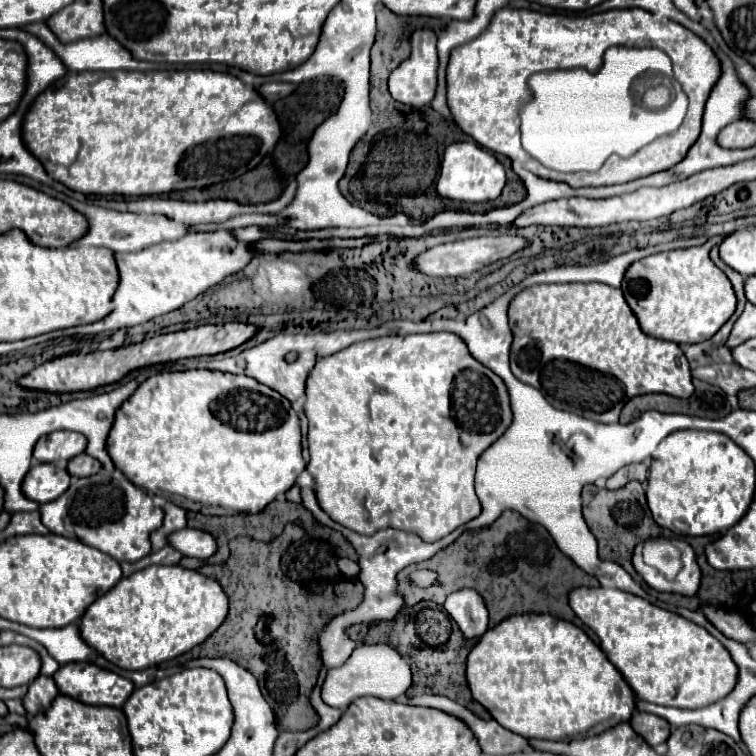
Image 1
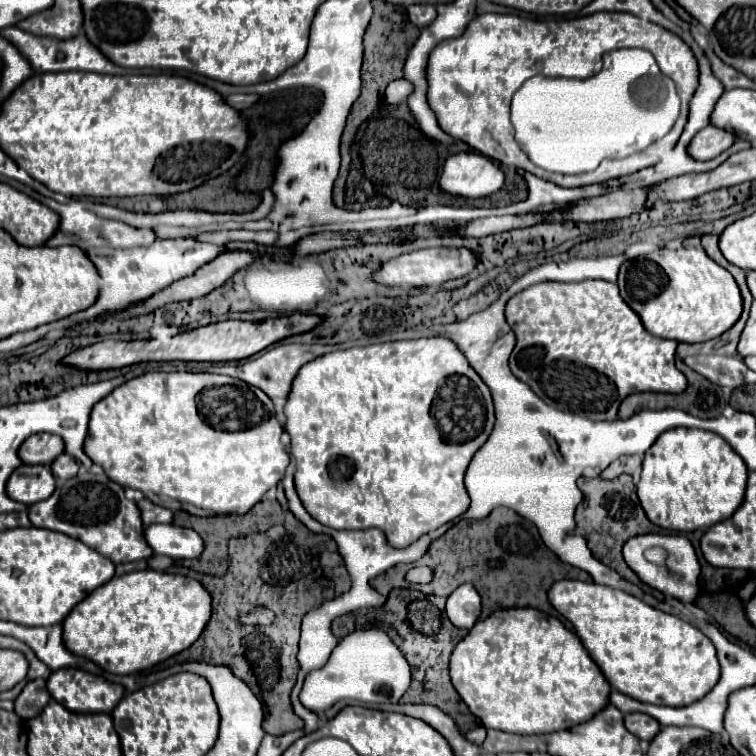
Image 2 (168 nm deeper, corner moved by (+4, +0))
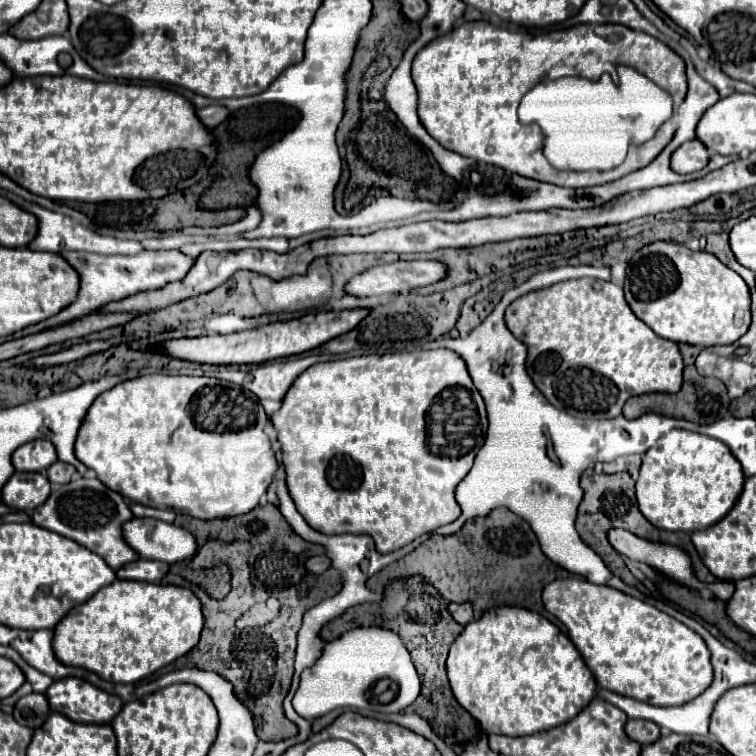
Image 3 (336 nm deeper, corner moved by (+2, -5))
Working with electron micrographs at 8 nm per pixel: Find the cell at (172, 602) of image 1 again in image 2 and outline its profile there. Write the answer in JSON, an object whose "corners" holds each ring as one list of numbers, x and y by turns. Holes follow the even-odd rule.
{"corners":[[138,570,112,578,110,582,88,594,84,602,74,606,72,614,68,614,62,624,64,644,70,652,94,660,98,666,112,674,134,674,192,646,206,628,210,616,212,596,198,580,158,570]]}

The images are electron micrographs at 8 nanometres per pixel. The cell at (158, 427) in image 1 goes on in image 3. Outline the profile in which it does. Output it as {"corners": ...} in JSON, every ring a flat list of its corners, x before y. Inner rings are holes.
{"corners":[[142,375,136,379,128,379,124,383,118,383,118,387,112,387,108,391,104,391,102,395,98,395,98,399,90,405,86,417,82,419,82,429,78,431,78,439,74,445,74,455,90,469,96,471,98,479,110,487,112,491,118,491,124,497,130,497,142,505,148,507,156,507,156,509,172,509,172,511,180,511,184,515,190,517,198,517,198,519,216,519,216,517,234,517,234,515,244,515,248,511,252,511,258,505,260,495,268,489,268,485,272,483,272,477,276,473,276,459,274,459,274,451,272,445,264,433,264,425,266,425,268,417,264,413,264,407,260,405,258,397,234,383,228,381,220,381,220,379,212,379,212,377,186,377,186,375]]}

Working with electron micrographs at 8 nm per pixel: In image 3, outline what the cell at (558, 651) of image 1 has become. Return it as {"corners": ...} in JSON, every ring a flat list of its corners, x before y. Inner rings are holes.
{"corners":[[492,607,480,619,470,621,450,645,446,669,456,701,480,723,480,729,488,735,498,733,522,737,548,731,558,723,570,721,586,703,590,703,590,697,596,695,596,681,574,643,546,617,524,607]]}

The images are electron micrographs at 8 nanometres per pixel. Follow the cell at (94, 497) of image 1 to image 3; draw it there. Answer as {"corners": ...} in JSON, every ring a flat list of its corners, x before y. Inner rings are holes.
{"corners":[[86,477,78,481,70,481,68,485,54,487,46,503,36,507,32,513,32,521,38,527,50,529,62,537,68,537,88,547,90,551,100,555,114,571,118,571,124,563,136,559,136,553,122,539,120,525,126,519,132,519,132,511,124,503,122,495,110,491,98,479,86,479]]}

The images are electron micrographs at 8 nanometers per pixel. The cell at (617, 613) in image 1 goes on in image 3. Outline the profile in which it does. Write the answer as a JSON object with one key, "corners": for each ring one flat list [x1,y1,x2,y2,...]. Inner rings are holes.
{"corners":[[568,577,548,583,542,591,542,601,546,611,560,619,560,623,564,623,568,629,568,637,580,651,586,667,592,671,598,689,608,689,624,697,666,707,698,697,710,685,710,679,714,679,710,651,704,639,684,623,636,597,630,597,608,585,594,585,586,579]]}

